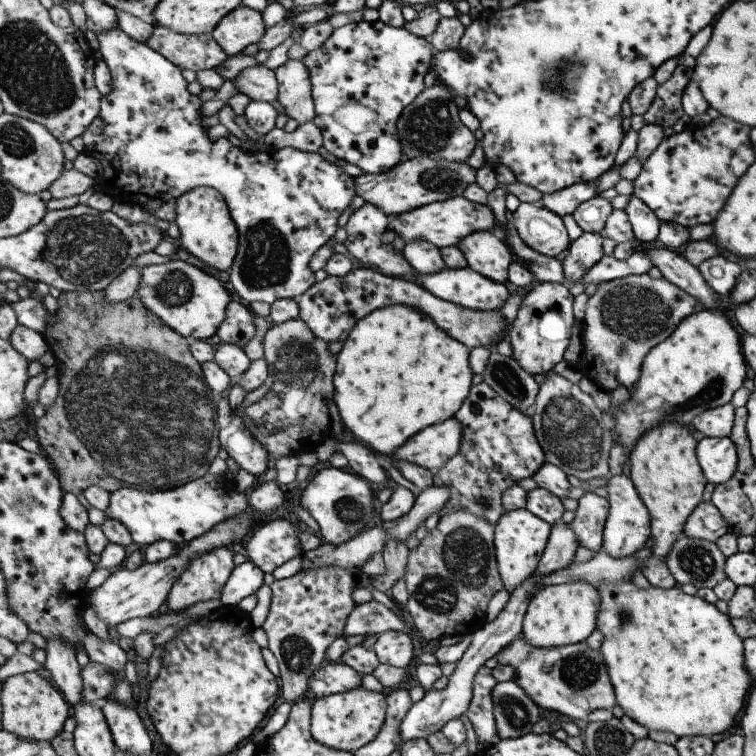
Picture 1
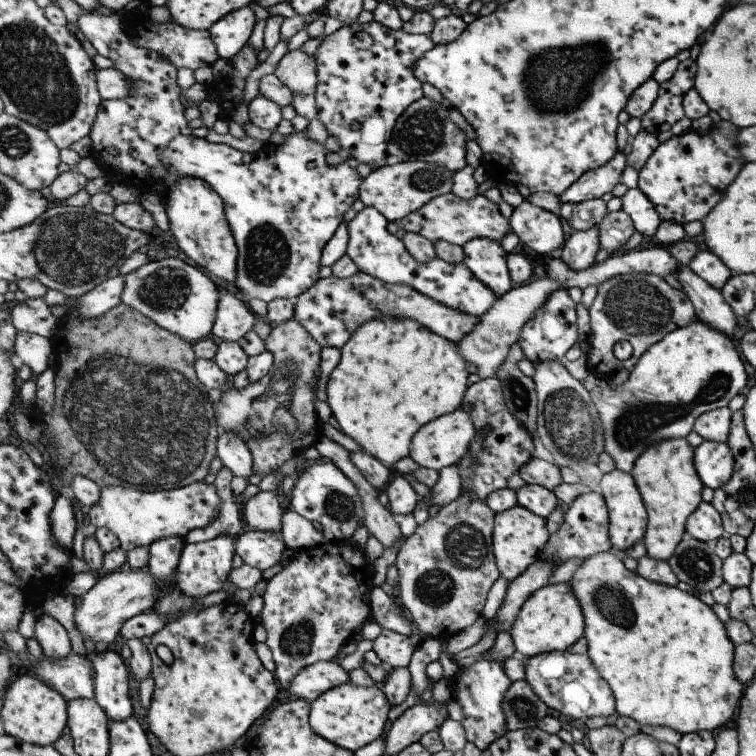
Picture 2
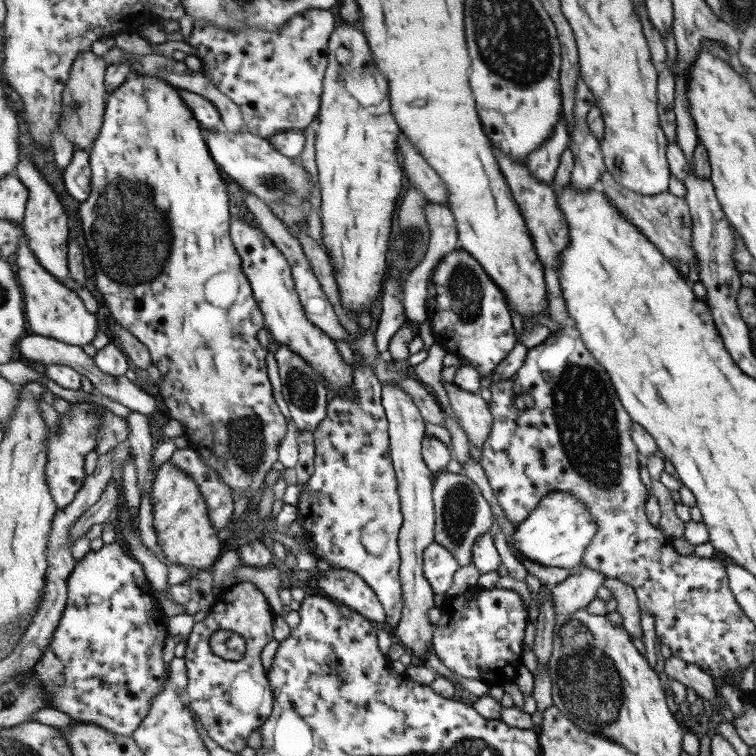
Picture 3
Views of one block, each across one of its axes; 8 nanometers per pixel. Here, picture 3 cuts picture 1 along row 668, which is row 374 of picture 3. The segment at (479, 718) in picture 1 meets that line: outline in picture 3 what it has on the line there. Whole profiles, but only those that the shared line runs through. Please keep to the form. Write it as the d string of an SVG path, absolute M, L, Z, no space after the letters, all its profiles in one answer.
M464 249L445 255L428 282L428 319L435 342L458 358L468 360L483 377L520 342L515 334L509 302L504 290L487 274L484 266Z

